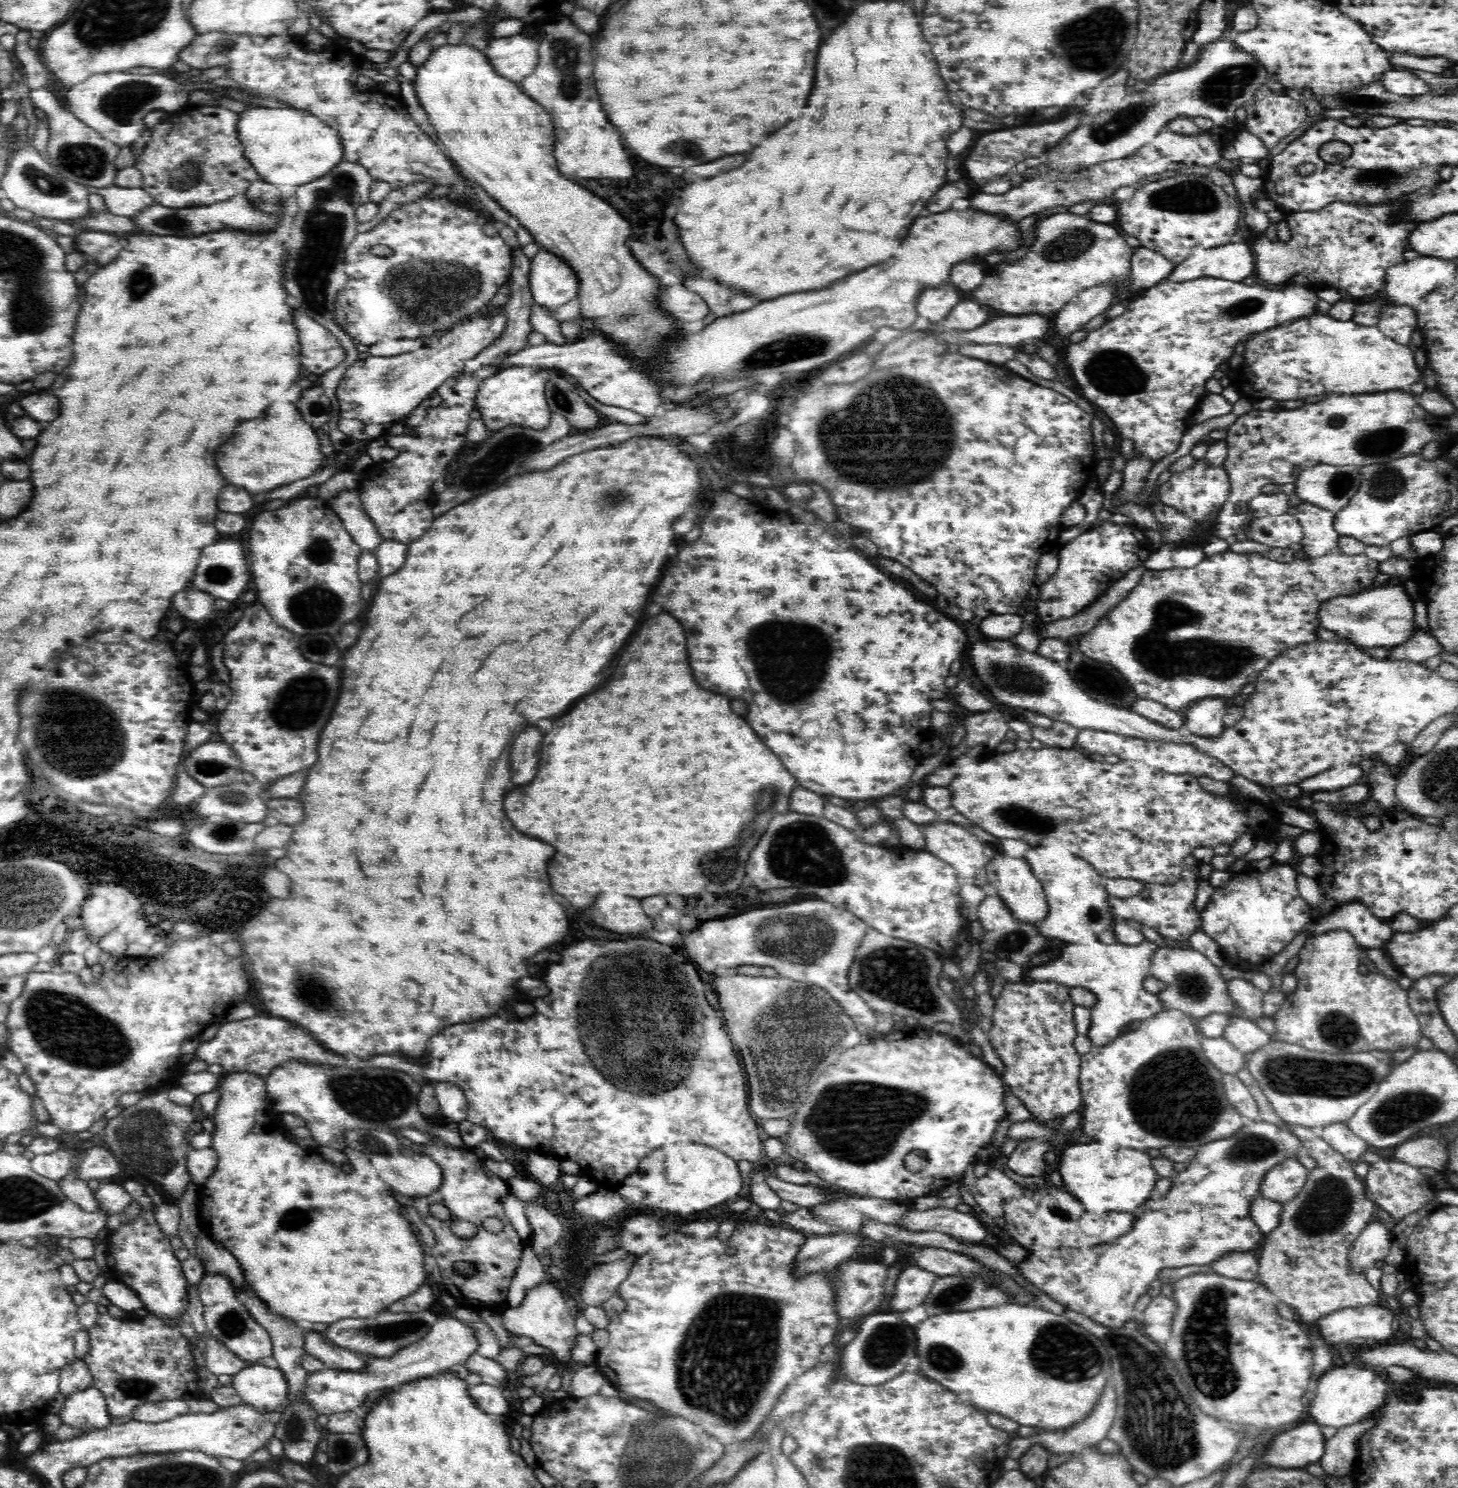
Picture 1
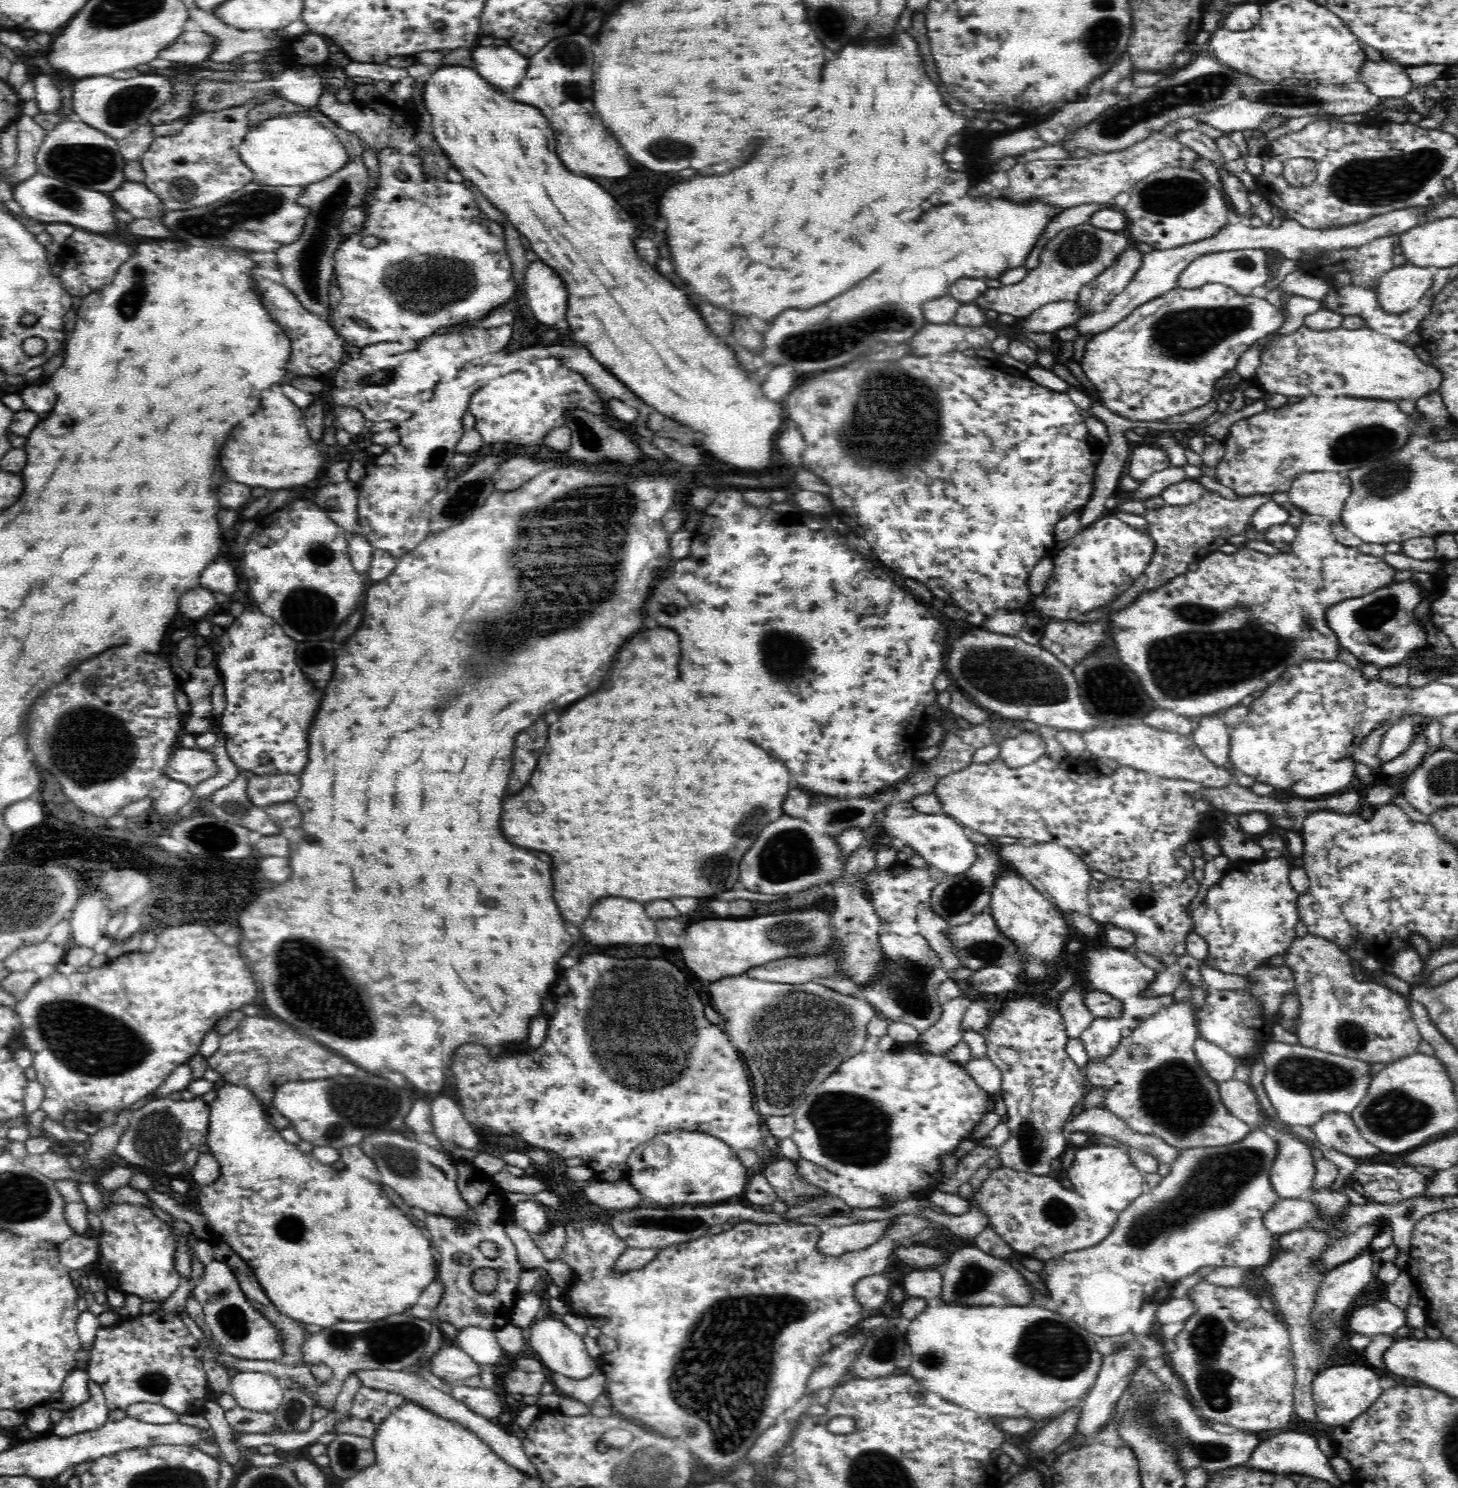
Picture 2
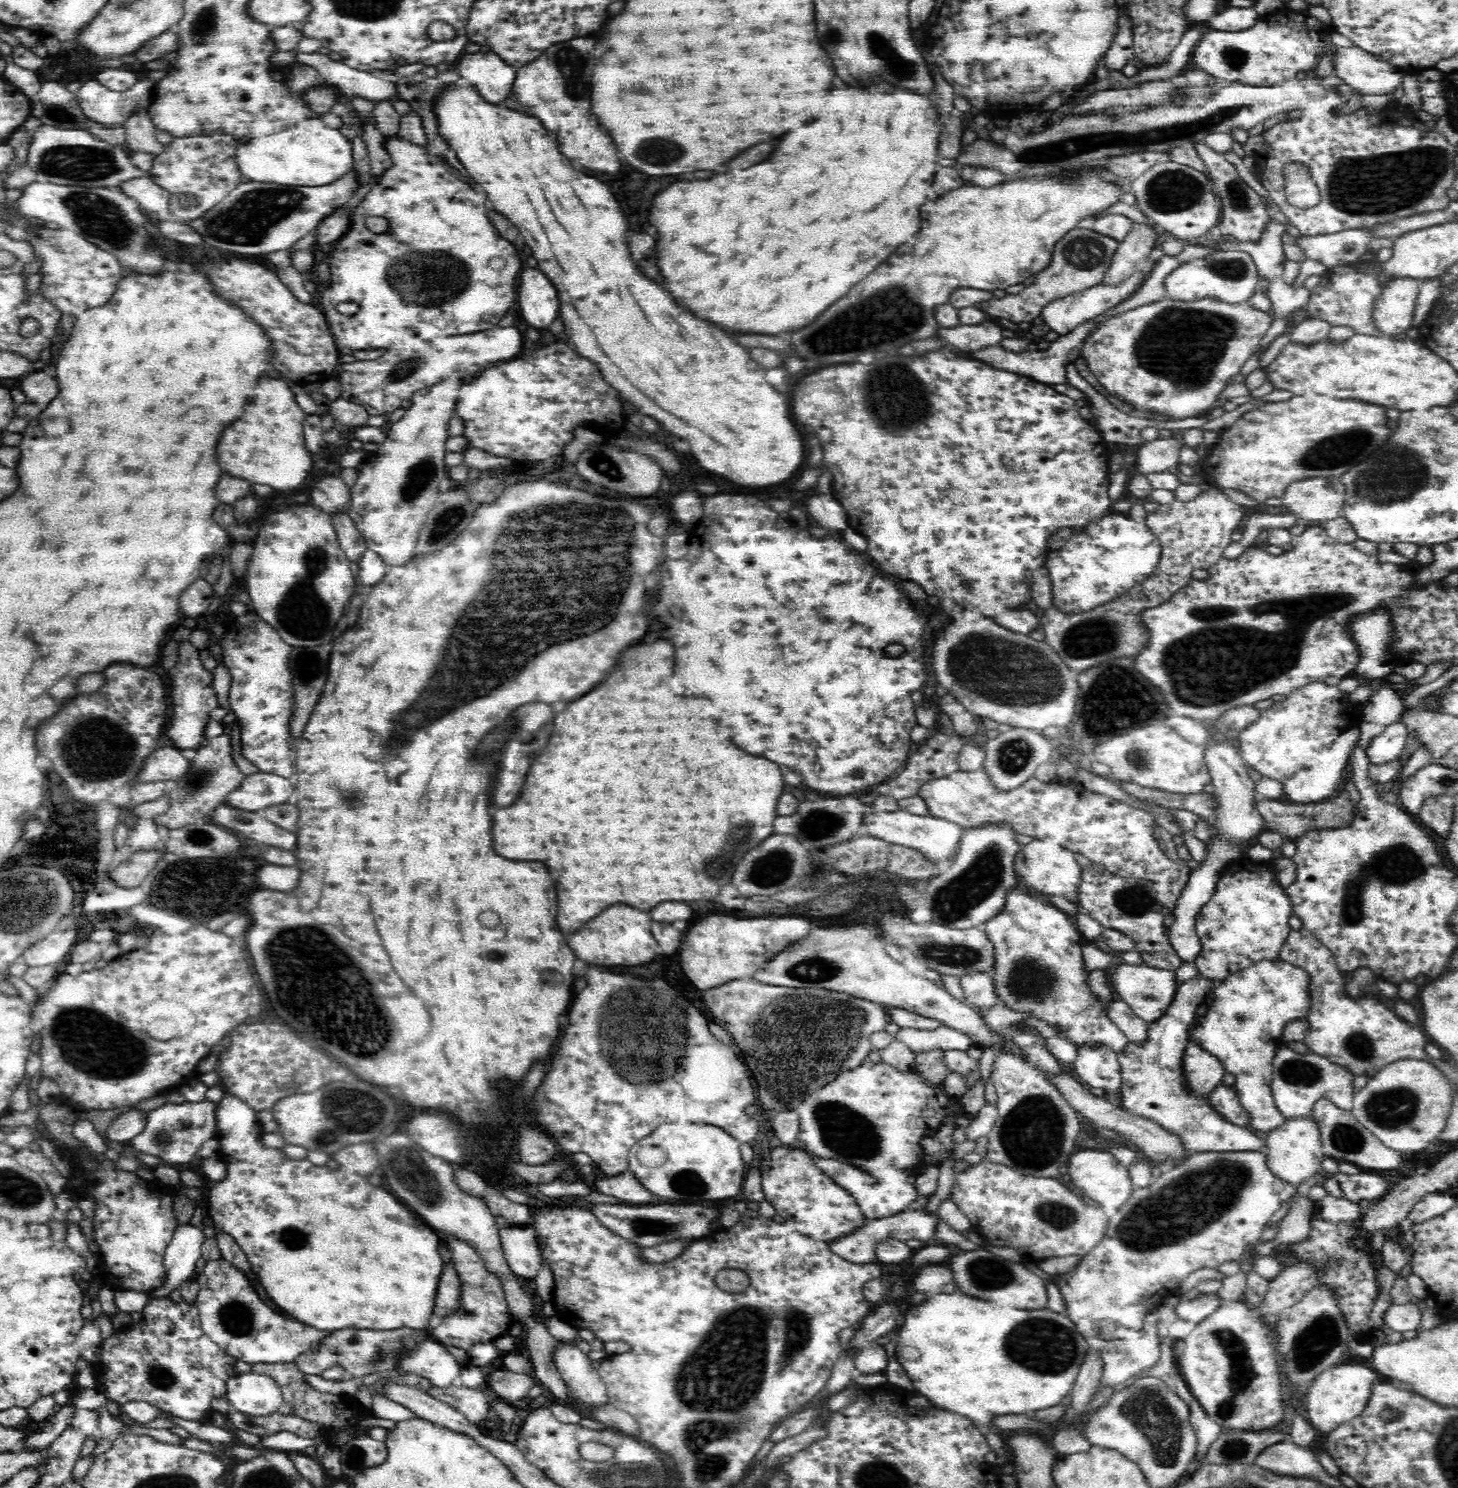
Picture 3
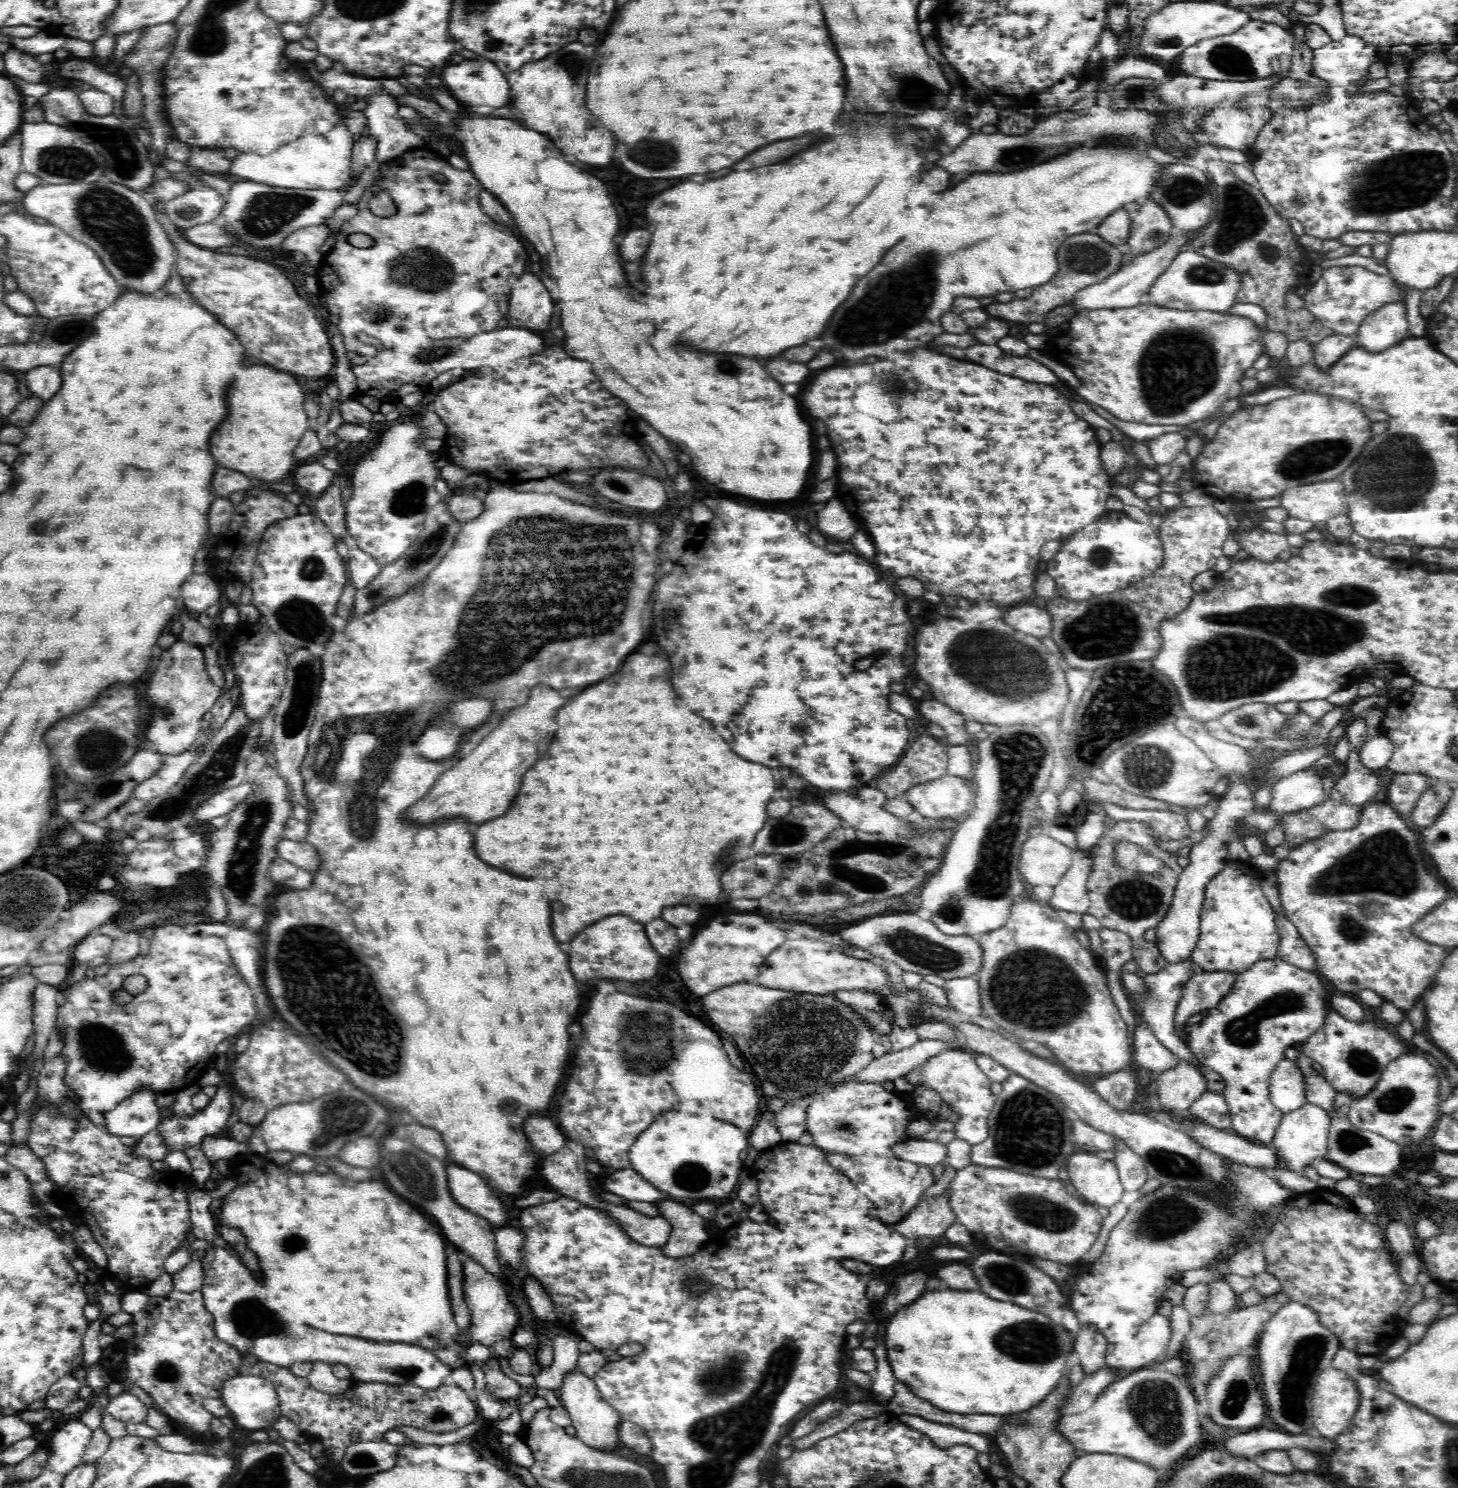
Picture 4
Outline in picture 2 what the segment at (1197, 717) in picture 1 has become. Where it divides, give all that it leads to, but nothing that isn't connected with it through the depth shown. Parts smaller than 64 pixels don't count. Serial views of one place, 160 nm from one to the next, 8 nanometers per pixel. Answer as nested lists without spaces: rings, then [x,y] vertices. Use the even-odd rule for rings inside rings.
[[[1219,714],[1197,718],[1199,725],[1192,737],[1202,754],[1218,766],[1226,767],[1234,773],[1235,768],[1229,761],[1230,727]]]

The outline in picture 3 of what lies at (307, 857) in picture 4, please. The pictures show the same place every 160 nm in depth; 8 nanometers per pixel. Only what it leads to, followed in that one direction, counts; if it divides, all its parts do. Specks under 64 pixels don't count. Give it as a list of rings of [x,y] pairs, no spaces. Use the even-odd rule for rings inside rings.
[[[224,801],[213,810],[210,817],[229,829],[242,832],[245,837],[256,840],[263,846],[270,845],[292,852],[296,848],[296,833],[268,821],[259,811],[236,808]]]

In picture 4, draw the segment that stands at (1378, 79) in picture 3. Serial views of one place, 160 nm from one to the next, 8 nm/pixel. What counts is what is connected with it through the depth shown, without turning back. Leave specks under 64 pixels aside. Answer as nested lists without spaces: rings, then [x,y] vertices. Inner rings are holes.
[[[1346,35],[1340,42],[1330,42],[1318,50],[1313,50],[1313,66],[1311,75],[1316,75],[1324,81],[1341,87],[1348,82],[1364,80],[1368,76],[1370,66],[1380,57],[1372,45],[1366,45],[1362,39]]]

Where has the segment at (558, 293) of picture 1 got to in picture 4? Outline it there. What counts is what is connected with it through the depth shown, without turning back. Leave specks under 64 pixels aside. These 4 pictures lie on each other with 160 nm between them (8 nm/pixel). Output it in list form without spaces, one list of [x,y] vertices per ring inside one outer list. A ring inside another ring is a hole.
[[[522,274],[512,280],[510,285],[512,290],[508,295],[507,308],[514,326],[518,326],[520,322],[526,328],[546,330],[552,320],[554,302],[544,284],[540,282],[540,277]]]

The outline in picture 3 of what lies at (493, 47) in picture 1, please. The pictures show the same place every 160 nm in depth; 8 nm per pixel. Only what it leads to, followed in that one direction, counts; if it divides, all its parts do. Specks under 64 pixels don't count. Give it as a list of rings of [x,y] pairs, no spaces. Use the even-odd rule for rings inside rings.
[[[494,51],[463,54],[457,62],[460,78],[468,80],[468,84],[474,82],[472,86],[488,102],[498,105],[512,94],[517,68],[506,64]]]

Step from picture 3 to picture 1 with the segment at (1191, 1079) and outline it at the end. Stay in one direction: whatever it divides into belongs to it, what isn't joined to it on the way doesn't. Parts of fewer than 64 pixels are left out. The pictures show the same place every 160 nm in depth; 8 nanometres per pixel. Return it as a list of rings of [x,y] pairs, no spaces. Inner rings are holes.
[[[1223,1036],[1222,1037],[1202,1037],[1201,1047],[1206,1057],[1218,1070],[1228,1074],[1235,1074],[1244,1069],[1244,1053],[1238,1050],[1238,1047],[1232,1045]]]

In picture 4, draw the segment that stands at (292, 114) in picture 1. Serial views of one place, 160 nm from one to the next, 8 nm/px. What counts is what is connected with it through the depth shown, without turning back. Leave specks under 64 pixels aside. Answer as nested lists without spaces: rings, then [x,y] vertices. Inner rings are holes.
[[[344,120],[337,122],[326,134],[315,134],[296,138],[270,154],[242,152],[231,164],[229,172],[245,180],[262,182],[274,186],[303,189],[342,188],[352,177],[350,165],[356,148],[356,135],[348,131]]]

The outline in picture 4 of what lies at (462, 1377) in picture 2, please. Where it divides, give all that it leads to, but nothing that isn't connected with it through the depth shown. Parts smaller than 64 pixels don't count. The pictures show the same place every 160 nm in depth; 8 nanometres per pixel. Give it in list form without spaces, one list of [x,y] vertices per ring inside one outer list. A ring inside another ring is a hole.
[[[222,1247],[215,1248],[214,1256],[211,1267],[205,1270],[200,1291],[206,1310],[213,1316],[214,1332],[218,1339],[234,1347],[242,1356],[256,1357],[258,1361],[288,1368],[298,1361],[326,1361],[331,1366],[332,1364],[344,1364],[360,1383],[412,1384],[424,1389],[435,1389],[442,1386],[445,1384],[445,1379],[450,1377],[453,1372],[451,1366],[446,1366],[430,1350],[422,1346],[402,1342],[374,1342],[341,1334],[328,1334],[324,1330],[316,1330],[306,1324],[292,1324],[284,1314],[286,1308],[282,1308],[282,1304],[276,1302],[276,1296],[268,1296],[266,1283],[262,1279],[256,1279],[252,1270],[249,1270],[244,1263],[242,1264],[242,1261],[240,1262],[240,1258],[238,1260],[238,1257]]]

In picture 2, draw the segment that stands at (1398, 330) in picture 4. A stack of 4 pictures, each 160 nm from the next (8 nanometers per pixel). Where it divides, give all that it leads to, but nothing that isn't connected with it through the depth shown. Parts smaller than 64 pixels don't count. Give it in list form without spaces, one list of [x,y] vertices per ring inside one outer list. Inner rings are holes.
[[[1400,265],[1383,273],[1375,285],[1384,311],[1402,314],[1414,308],[1434,284],[1438,267]]]

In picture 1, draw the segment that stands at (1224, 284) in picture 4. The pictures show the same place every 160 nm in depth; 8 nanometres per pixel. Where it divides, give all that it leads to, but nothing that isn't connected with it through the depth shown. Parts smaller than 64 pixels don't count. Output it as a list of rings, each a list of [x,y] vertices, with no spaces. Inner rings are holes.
[[[1239,241],[1238,243],[1230,243],[1212,249],[1196,248],[1193,254],[1186,258],[1184,262],[1174,267],[1174,270],[1167,276],[1165,281],[1184,282],[1184,280],[1207,276],[1240,282],[1244,278],[1248,278],[1248,276],[1255,277],[1254,272],[1254,255],[1252,254],[1250,245],[1249,243]]]

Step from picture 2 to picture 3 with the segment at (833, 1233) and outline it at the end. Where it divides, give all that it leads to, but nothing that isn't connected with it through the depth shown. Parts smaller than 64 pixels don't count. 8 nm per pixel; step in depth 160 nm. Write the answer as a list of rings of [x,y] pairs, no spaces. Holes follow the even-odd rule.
[[[906,1208],[902,1212],[894,1216],[884,1217],[881,1219],[865,1220],[861,1225],[847,1235],[840,1236],[839,1240],[830,1241],[829,1249],[838,1256],[854,1263],[873,1263],[879,1262],[876,1257],[876,1244],[884,1242],[888,1238],[898,1238],[900,1240],[910,1240],[917,1238],[918,1240],[926,1241],[934,1238],[934,1231],[938,1222],[938,1212],[927,1213],[925,1209],[913,1210]]]

